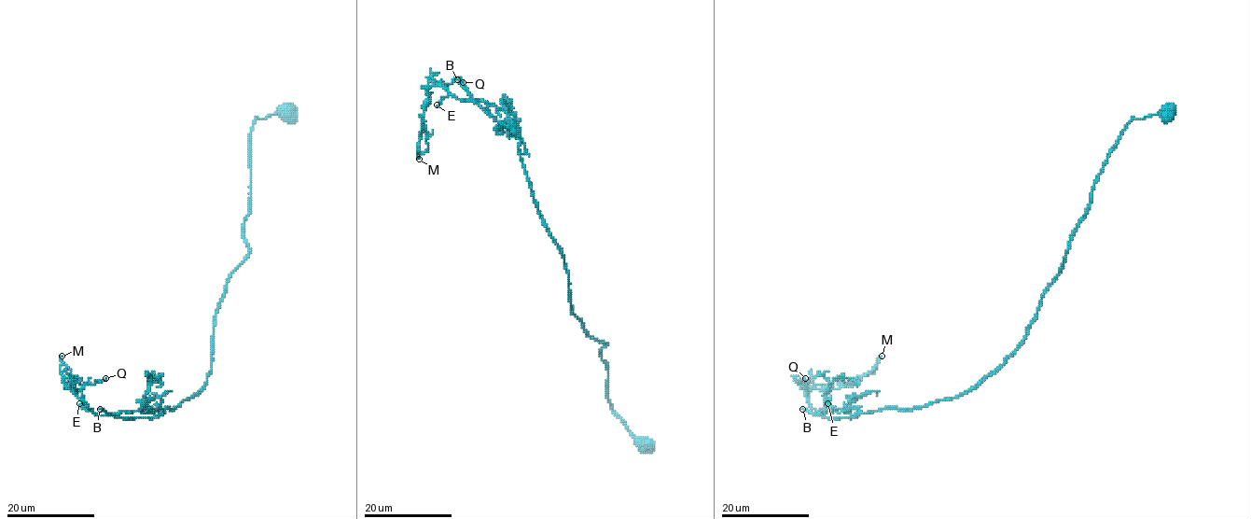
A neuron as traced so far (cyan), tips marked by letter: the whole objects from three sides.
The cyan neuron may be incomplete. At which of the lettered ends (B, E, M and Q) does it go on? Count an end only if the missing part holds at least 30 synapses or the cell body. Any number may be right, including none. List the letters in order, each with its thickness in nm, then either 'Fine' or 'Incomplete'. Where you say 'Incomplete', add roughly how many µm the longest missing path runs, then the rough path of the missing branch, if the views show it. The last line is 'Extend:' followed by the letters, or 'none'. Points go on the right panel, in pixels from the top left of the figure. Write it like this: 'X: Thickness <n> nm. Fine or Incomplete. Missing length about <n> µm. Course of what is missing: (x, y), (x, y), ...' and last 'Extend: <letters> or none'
B: Thickness 240 nm. Incomplete. Missing length about 100 µm. Course of what is missing: (802, 409), (781, 334), (776, 220), (801, 205), (812, 225), (812, 247), (851, 240), (841, 240), (840, 214)
E: Thickness 110 nm. Fine
M: Thickness 160 nm. Fine
Q: Thickness 120 nm. Fine
Extend: B

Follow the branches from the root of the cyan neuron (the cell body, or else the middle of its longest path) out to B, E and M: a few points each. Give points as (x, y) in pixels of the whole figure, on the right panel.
B: (1165, 113), (1124, 129), (1062, 270), (1001, 365), (963, 394), (924, 406), (854, 418), (802, 409)
E: (1165, 113), (1124, 129), (1062, 270), (1001, 365), (963, 394), (924, 406), (820, 414), (827, 403)
M: (1165, 113), (1124, 129), (1001, 365), (924, 406), (811, 406), (813, 388), (860, 380), (882, 356)

